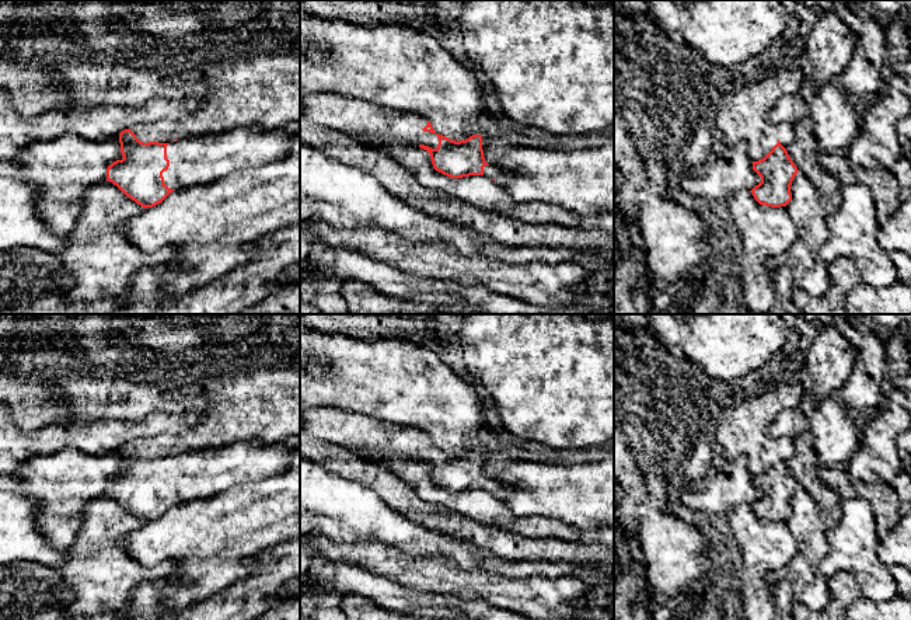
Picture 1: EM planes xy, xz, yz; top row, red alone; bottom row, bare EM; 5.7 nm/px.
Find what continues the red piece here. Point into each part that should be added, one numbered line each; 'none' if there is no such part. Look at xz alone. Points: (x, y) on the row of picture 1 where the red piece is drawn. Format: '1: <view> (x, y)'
1: xz (366, 121)
2: xz (501, 176)

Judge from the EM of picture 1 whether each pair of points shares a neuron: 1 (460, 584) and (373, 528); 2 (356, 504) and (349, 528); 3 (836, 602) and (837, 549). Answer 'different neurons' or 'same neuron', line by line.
1: different neurons
2: same neuron
3: different neurons

